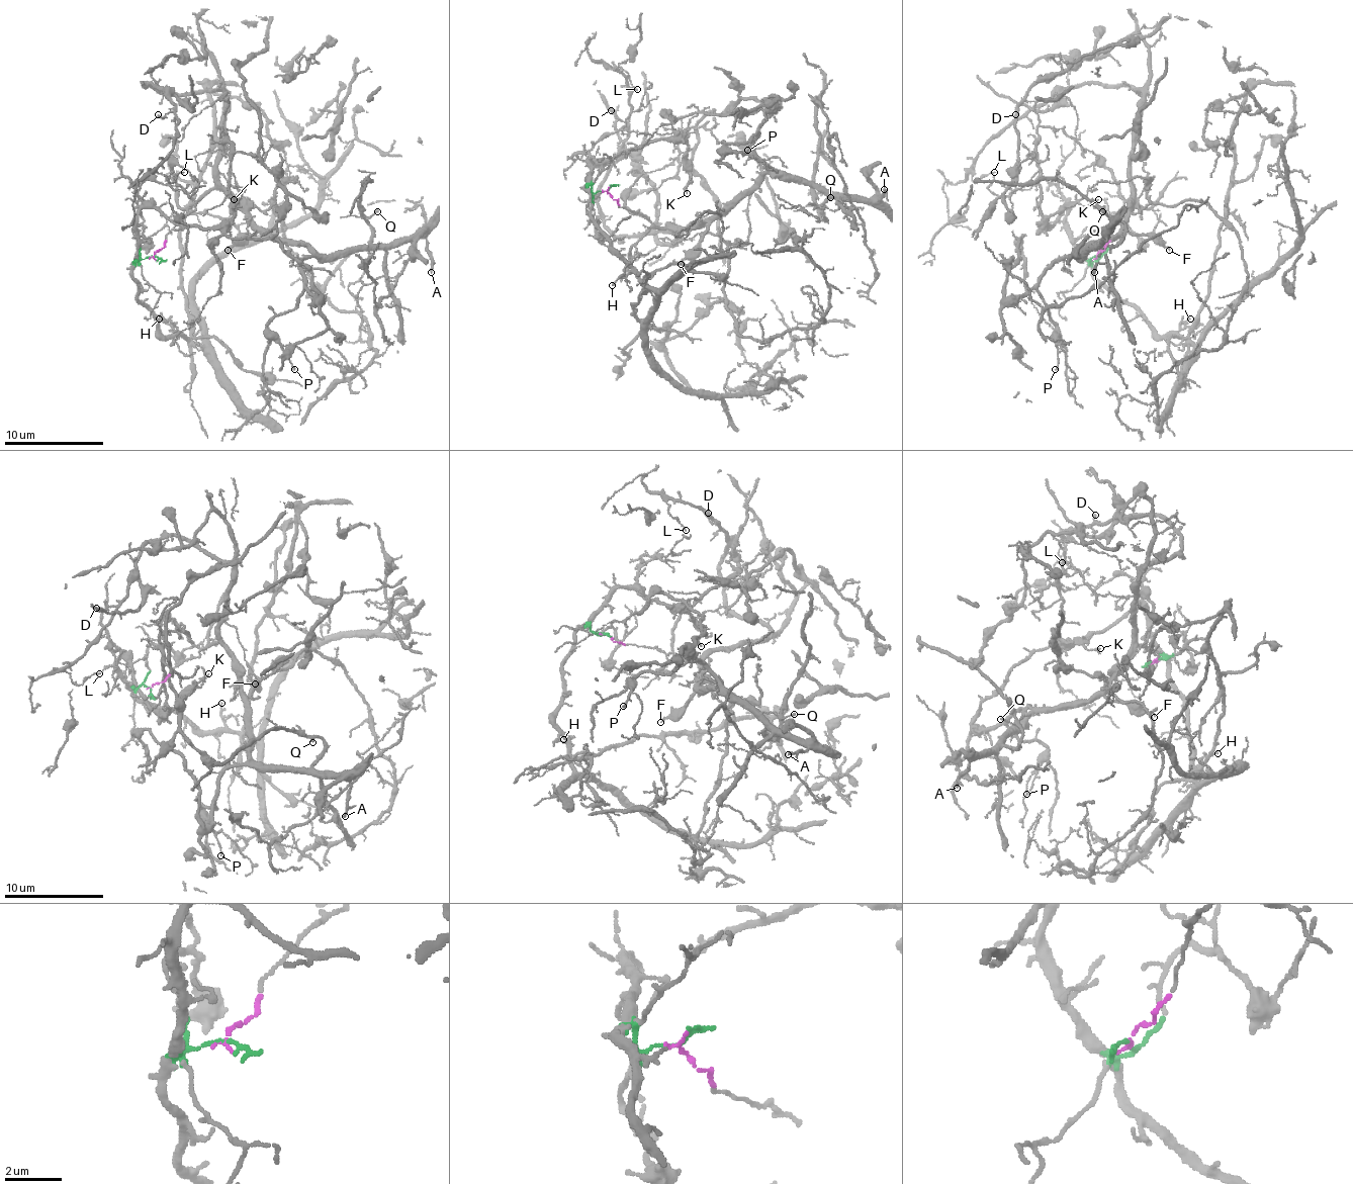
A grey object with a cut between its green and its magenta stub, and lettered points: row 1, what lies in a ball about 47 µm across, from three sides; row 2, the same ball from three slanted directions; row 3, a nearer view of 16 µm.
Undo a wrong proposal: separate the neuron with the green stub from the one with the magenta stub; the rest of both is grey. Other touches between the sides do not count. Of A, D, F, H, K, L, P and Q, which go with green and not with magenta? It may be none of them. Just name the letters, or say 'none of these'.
H, K

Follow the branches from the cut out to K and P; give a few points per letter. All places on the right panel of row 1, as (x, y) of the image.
K: (1096, 256), (1089, 261), (1067, 223), (1067, 208), (1045, 229), (1052, 216), (1099, 198)
P: (1096, 258), (1132, 189), (1132, 213), (1123, 225), (1054, 263), (1036, 285), (1054, 326), (1054, 370)

